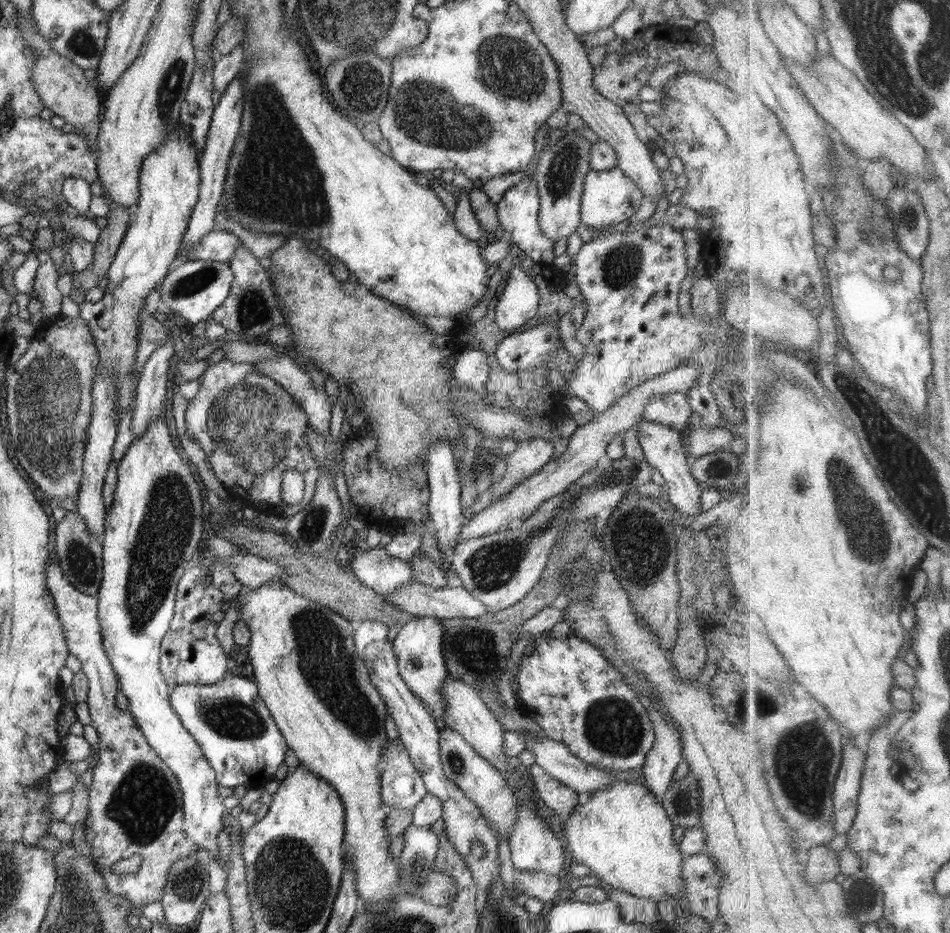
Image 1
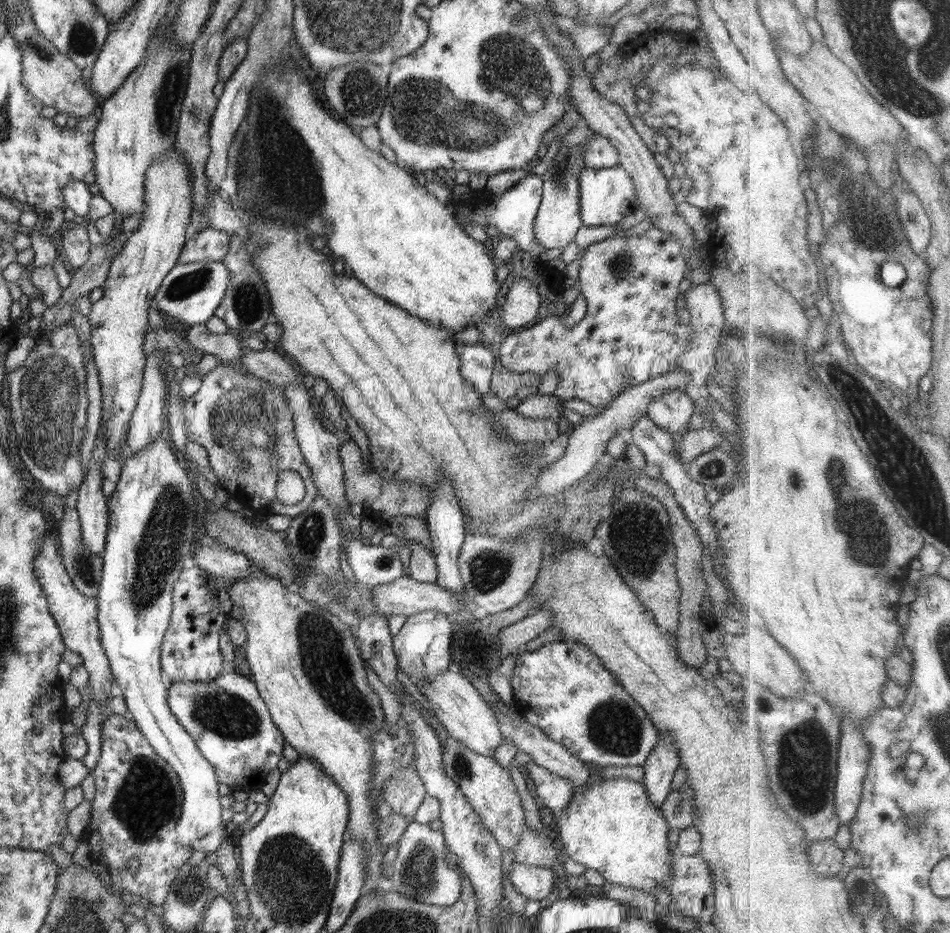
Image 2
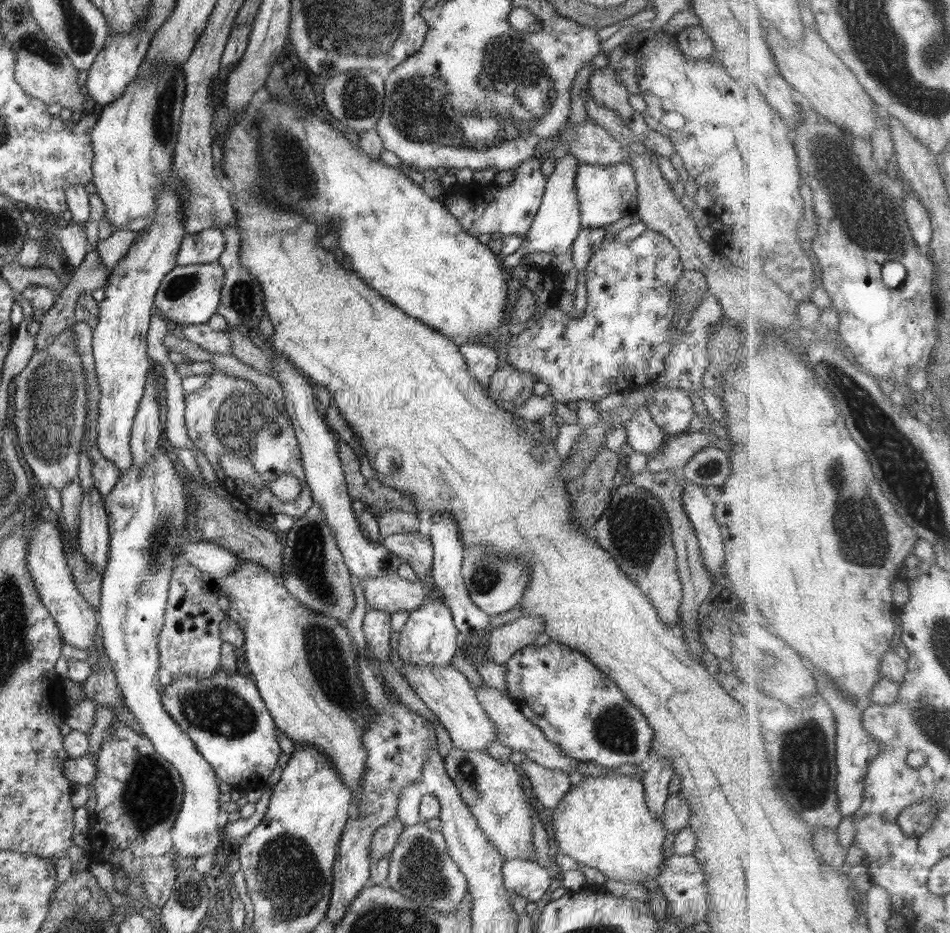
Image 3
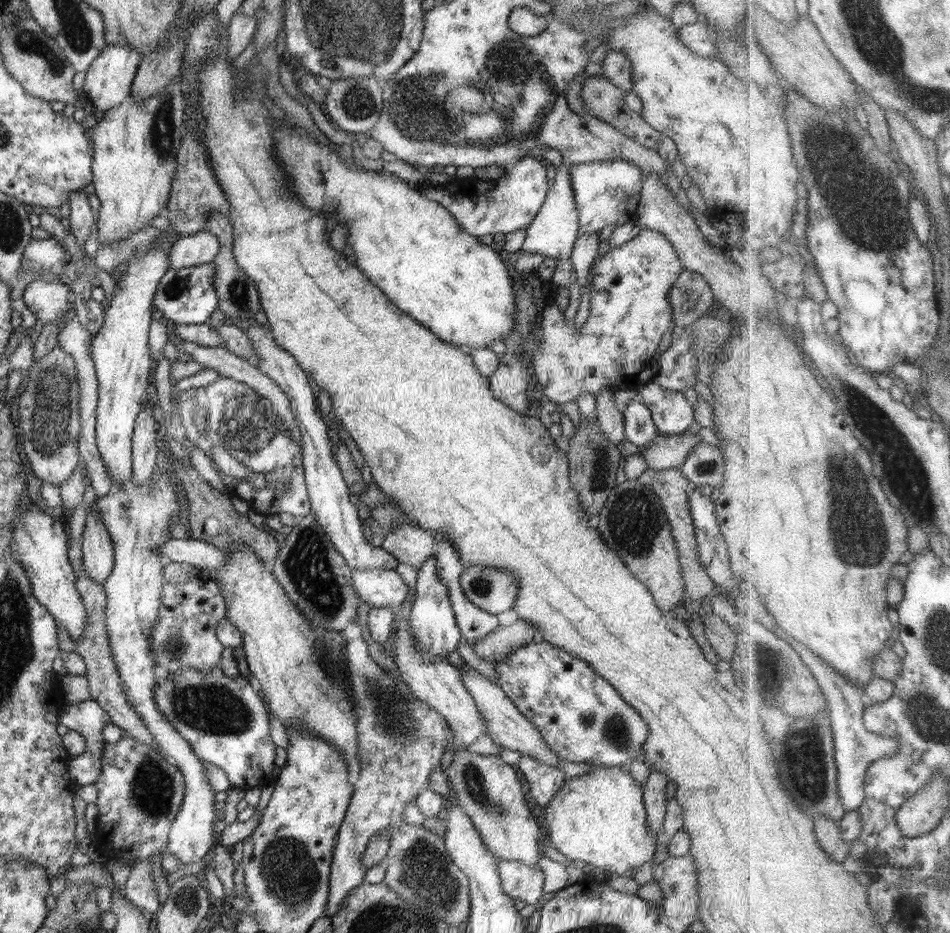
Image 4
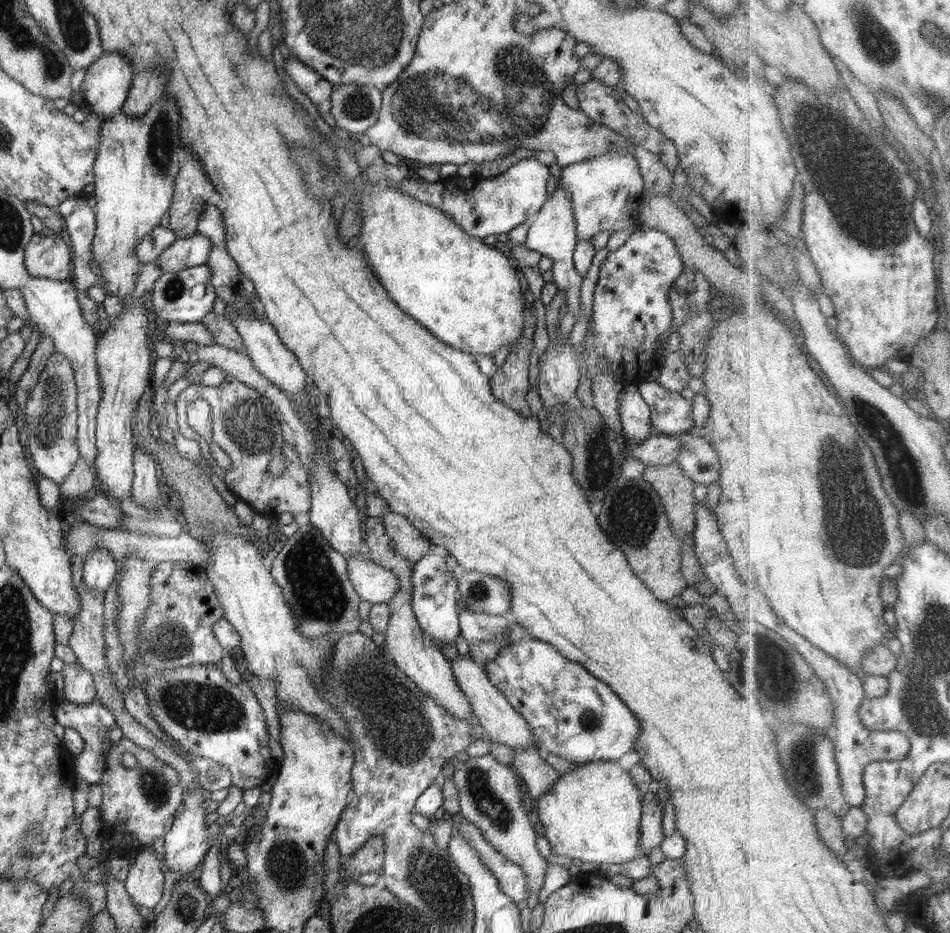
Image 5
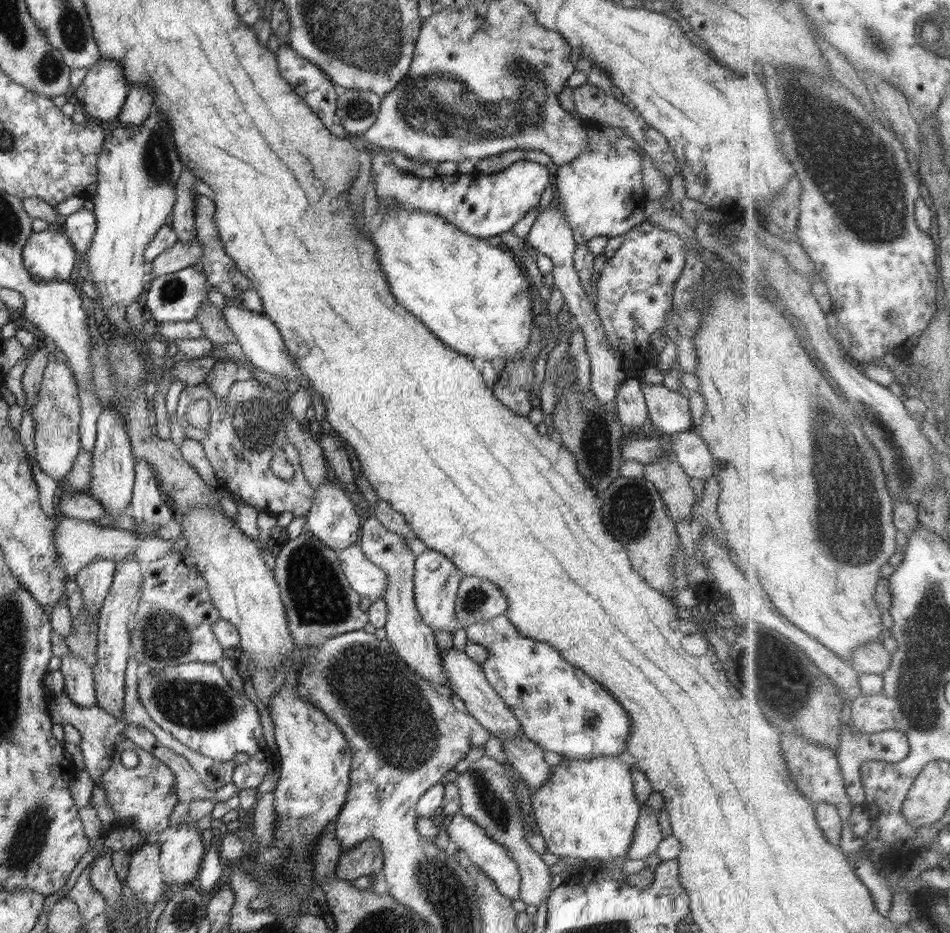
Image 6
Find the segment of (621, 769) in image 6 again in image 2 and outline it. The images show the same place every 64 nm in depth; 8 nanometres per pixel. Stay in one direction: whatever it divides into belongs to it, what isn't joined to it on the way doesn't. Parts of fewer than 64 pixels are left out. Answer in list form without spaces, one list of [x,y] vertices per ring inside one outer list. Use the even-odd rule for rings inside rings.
[[[627,777],[596,780],[594,785],[575,792],[568,806],[556,813],[556,823],[558,839],[568,857],[597,870],[606,881],[648,894],[670,886],[676,854],[670,852],[670,827],[661,807],[650,803],[650,795],[640,782]]]

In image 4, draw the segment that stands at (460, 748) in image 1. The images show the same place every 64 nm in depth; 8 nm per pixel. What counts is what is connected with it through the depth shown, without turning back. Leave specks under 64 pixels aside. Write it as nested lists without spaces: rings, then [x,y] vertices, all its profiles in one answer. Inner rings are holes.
[[[466,749],[454,752],[446,770],[457,802],[480,831],[482,841],[493,854],[502,860],[516,860],[526,865],[538,865],[537,848],[540,828],[532,815],[532,803],[526,800],[516,766],[505,764],[497,756],[474,754]]]

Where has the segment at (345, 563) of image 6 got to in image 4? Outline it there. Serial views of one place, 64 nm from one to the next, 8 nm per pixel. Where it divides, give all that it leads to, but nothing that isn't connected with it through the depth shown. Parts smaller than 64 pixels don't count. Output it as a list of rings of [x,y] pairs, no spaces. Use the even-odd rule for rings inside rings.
[[[386,568],[352,570],[351,583],[361,600],[376,608],[397,610],[402,602],[406,602],[408,598],[412,600],[412,596],[414,596],[412,590],[402,581],[400,574],[396,570],[386,570]]]

